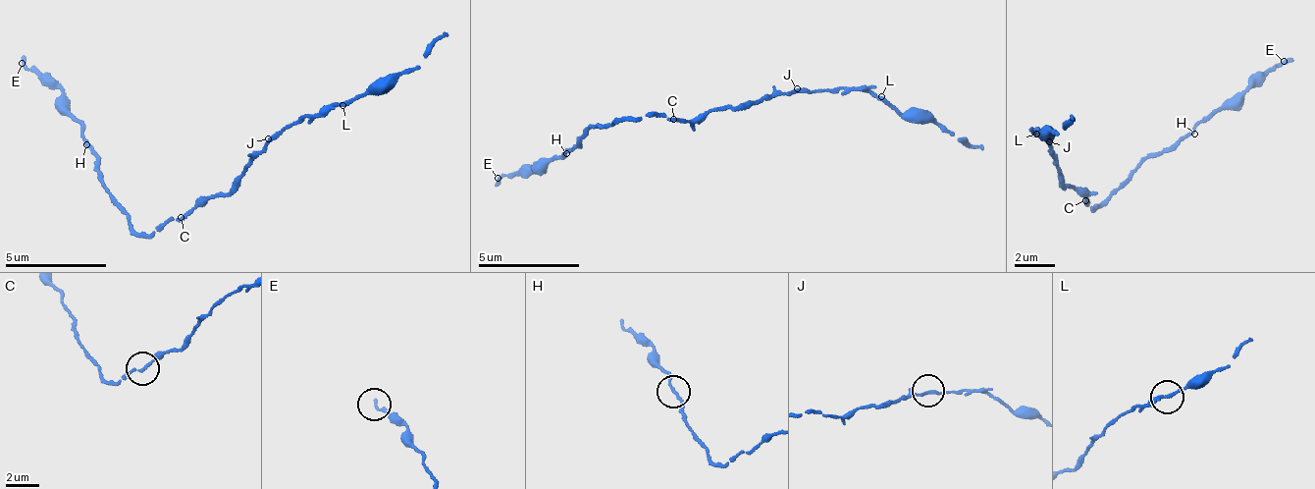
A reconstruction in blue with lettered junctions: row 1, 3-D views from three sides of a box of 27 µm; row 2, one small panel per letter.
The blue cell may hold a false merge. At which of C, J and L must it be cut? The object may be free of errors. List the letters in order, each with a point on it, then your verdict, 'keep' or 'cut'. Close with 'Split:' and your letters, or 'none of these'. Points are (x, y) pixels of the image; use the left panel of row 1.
C: place (181, 217); cut
J: place (268, 138); keep
L: place (342, 105); keep
Split: C

